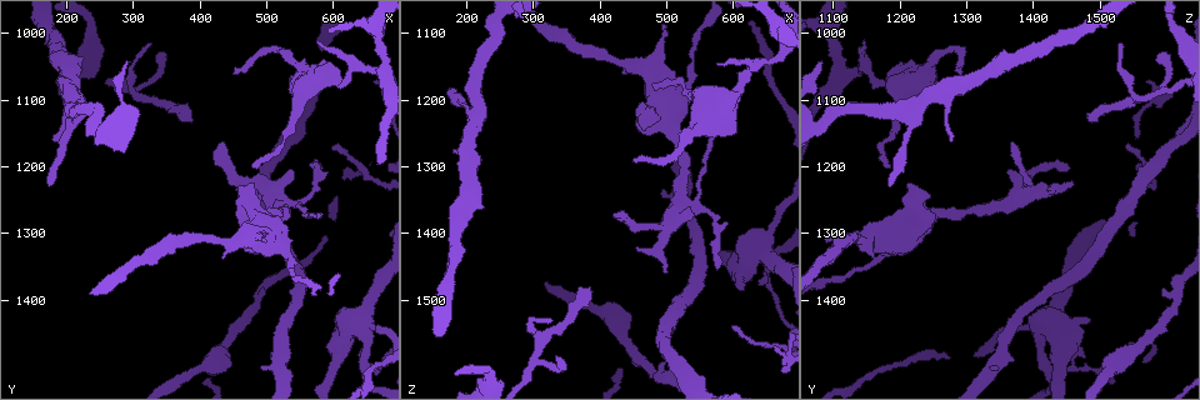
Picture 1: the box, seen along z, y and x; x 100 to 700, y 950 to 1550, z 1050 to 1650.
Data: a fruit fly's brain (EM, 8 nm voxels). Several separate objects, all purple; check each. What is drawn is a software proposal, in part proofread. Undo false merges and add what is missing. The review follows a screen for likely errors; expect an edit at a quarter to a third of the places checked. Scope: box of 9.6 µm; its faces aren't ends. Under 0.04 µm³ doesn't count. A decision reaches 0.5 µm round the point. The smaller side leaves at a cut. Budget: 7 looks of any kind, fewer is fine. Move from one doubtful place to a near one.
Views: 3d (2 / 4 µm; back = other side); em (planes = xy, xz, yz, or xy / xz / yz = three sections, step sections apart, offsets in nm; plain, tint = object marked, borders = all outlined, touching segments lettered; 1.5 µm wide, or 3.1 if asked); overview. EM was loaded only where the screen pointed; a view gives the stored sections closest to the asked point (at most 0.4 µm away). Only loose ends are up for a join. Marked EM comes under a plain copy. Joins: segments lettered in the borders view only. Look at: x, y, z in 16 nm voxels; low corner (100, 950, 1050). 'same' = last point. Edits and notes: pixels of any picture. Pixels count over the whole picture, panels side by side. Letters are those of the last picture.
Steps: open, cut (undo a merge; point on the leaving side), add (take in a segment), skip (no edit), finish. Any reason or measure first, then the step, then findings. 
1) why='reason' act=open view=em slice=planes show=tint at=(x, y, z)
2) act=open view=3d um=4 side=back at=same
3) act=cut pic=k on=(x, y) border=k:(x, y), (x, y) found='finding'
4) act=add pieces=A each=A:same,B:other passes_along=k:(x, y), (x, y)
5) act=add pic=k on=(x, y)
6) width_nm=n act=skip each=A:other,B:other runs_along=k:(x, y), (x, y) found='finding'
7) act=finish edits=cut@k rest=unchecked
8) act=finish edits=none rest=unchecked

why='an open end' act=open view=3d um=2 at=(610, 1430, 1490)

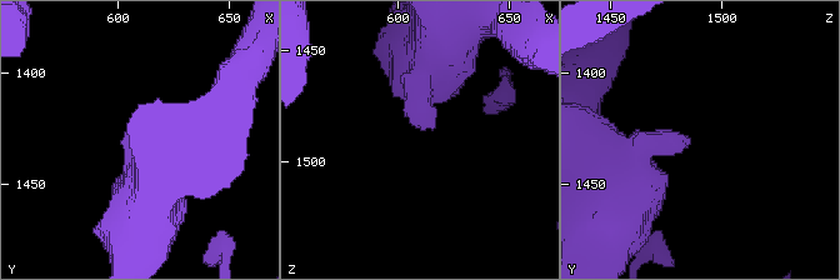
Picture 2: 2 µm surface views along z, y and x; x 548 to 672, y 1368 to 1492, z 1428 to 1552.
act=open view=em slice=planes show=borders at=(612, 1431, 1486)

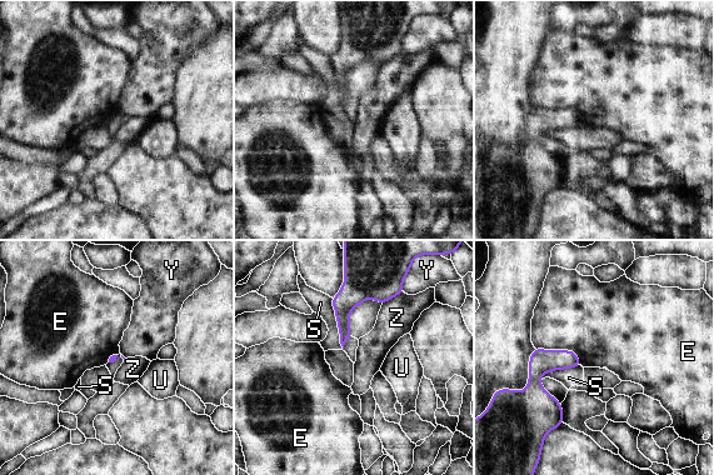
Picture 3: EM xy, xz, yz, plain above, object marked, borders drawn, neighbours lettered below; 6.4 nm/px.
longest_contact=S:340nm act=skip each=E:other,S:other,U:other,Y:other,Z:other found='no lettered segment goes on from it'

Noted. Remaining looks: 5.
why='an open end' act=open view=em slice=xz step=4 show=borders at=(500, 1225, 1455)

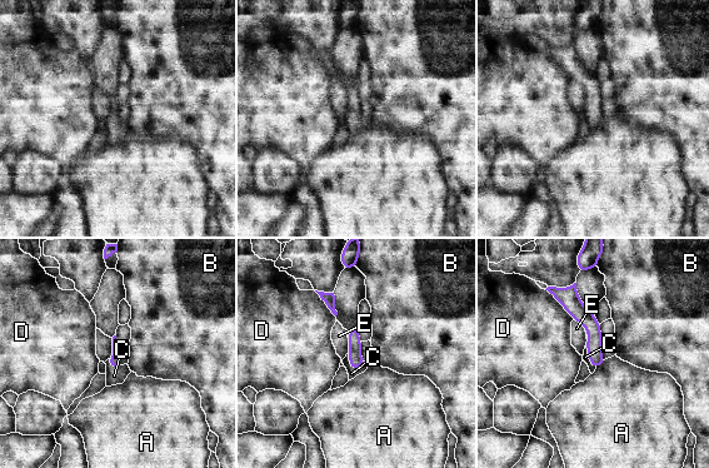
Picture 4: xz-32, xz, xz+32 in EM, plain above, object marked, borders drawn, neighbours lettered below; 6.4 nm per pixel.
why='cut it another way' act=open view=em slice=yz step=4 show=borders at=same

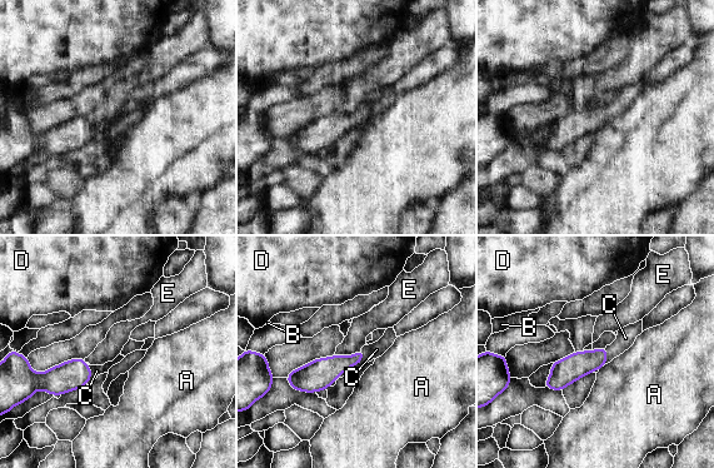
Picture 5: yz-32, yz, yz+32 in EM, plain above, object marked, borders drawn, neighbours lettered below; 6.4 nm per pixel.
width_nm=130 act=add pieces=C each=A:other,B:other,C:same,D:other,E:other found='it goes on there'

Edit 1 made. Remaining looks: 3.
why='branch stops here' act=open view=em slice=planes show=borders at=(485, 1200, 1185)

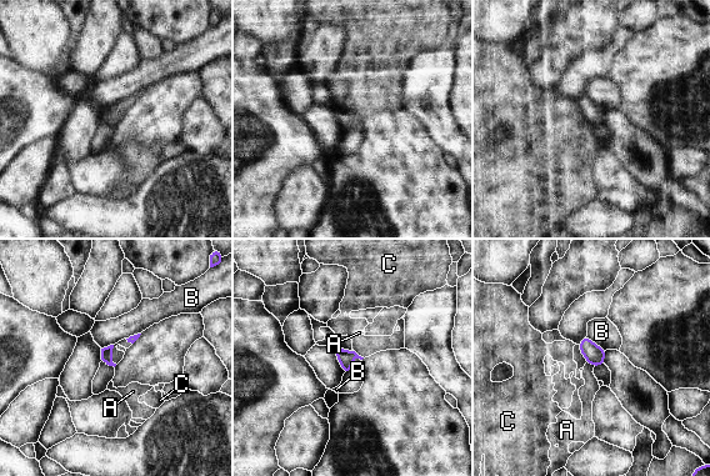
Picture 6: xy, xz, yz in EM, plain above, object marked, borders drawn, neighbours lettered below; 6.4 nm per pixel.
width_nm=80 act=skip each=A:other,B:other,C:other found='no lettered segment goes on from it'

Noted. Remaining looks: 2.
act=finish edits=add@5 rest=unchecked

